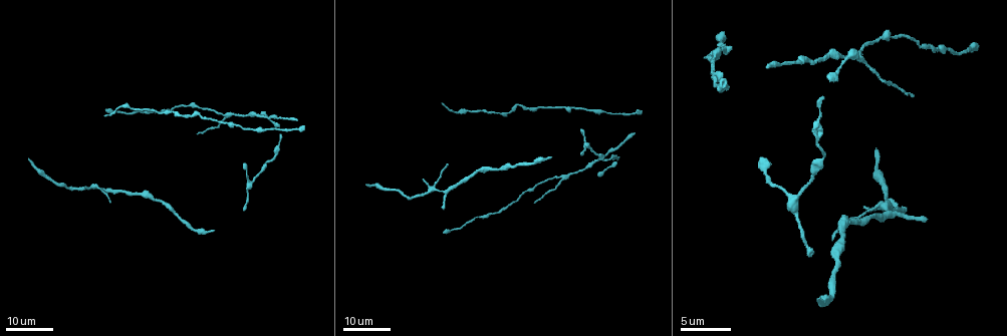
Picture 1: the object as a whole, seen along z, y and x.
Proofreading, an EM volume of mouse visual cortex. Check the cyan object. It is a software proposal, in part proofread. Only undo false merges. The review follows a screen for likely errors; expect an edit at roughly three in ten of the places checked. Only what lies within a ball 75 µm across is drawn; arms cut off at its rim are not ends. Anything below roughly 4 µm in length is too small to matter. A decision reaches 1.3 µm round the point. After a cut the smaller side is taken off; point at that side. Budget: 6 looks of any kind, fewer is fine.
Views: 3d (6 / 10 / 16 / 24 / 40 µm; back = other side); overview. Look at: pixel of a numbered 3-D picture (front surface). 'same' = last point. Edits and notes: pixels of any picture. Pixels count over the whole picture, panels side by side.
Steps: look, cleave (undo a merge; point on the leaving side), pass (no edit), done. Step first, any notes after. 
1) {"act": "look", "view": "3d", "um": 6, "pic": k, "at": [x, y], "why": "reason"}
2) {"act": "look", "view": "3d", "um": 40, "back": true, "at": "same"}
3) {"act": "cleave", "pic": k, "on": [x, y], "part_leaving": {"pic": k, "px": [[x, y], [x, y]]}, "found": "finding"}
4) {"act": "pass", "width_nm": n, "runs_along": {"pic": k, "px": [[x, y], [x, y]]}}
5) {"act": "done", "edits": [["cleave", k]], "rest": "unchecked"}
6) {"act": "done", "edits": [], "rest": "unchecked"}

{"act": "look", "view": "3d", "um": 16, "pic": 1, "at": [255, 113]}

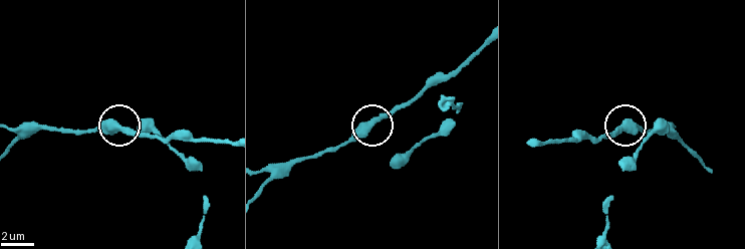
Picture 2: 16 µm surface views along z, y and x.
{"act": "look", "view": "3d", "um": 6, "pic": 2, "at": [117, 125]}

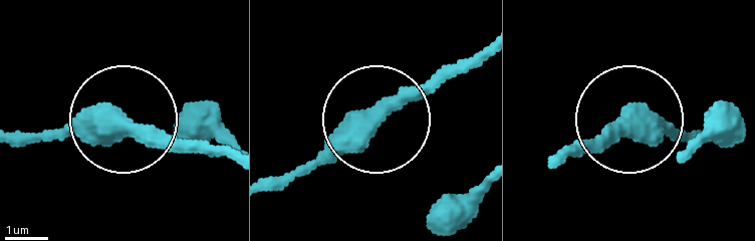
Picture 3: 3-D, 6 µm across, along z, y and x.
{"act": "pass", "found": "all the same neuron"}

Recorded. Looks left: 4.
{"act": "look", "view": "3d", "um": 16, "pic": 1, "at": [562, 175], "why": "a fork"}

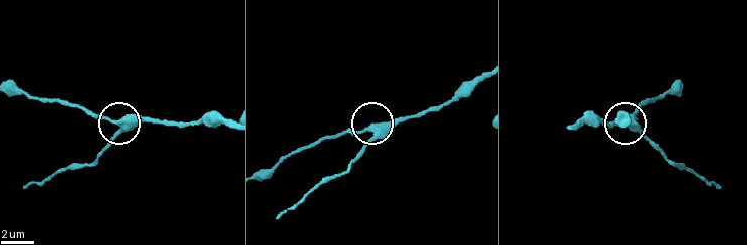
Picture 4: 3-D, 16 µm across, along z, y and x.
{"act": "look", "view": "3d", "um": 6, "pic": 4, "at": [123, 127], "why": "zoom in"}

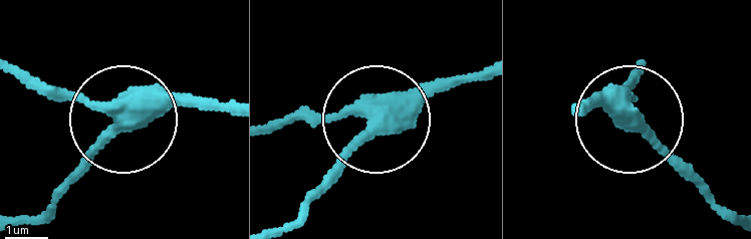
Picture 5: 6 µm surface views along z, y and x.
{"act": "pass", "runs_along": {"pic": 5, "px": [[483, 68], [397, 97], [324, 180]]}, "found": "all the same neuron"}

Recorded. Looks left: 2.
{"act": "look", "view": "3d", "um": 24, "pic": 1, "at": [880, 206], "why": "four-way junction"}

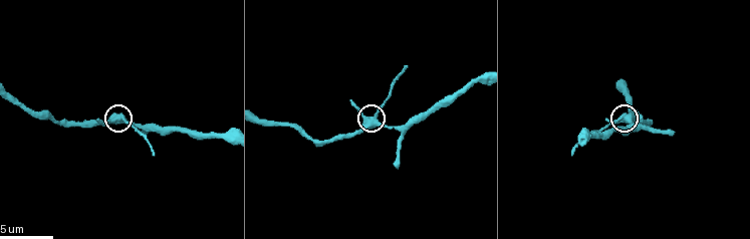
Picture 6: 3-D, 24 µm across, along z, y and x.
{"act": "look", "view": "3d", "um": 10, "pic": 6, "at": [624, 116]}

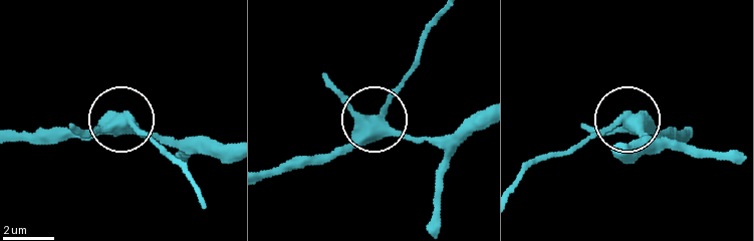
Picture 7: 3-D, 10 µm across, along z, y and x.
{"act": "pass", "found": "continuous, no second neuron"}

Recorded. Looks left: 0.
{"act": "done", "edits": [], "rest": "unchecked"}

